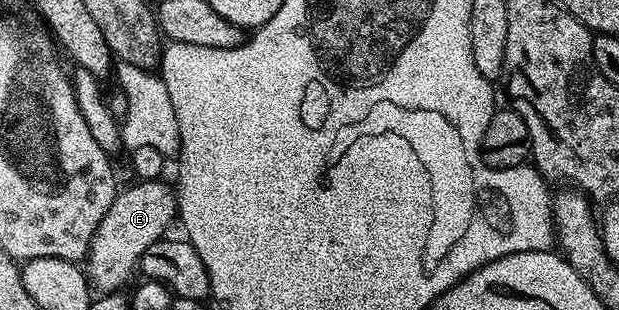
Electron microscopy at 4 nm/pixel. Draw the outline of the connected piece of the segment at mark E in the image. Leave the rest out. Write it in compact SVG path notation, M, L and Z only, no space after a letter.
M164 179L143 180L133 182L130 188L122 187L111 202L107 214L103 214L103 218L93 235L93 240L89 243L89 254L87 257L87 265L89 264L89 268L87 267L87 279L98 293L108 294L124 289L124 284L132 278L133 272L135 276L135 273L138 271L141 255L145 253L147 246L151 246L156 240L162 239L166 235L165 227L172 220L174 223L175 217L179 212L177 193L170 185L168 188L165 183Z

